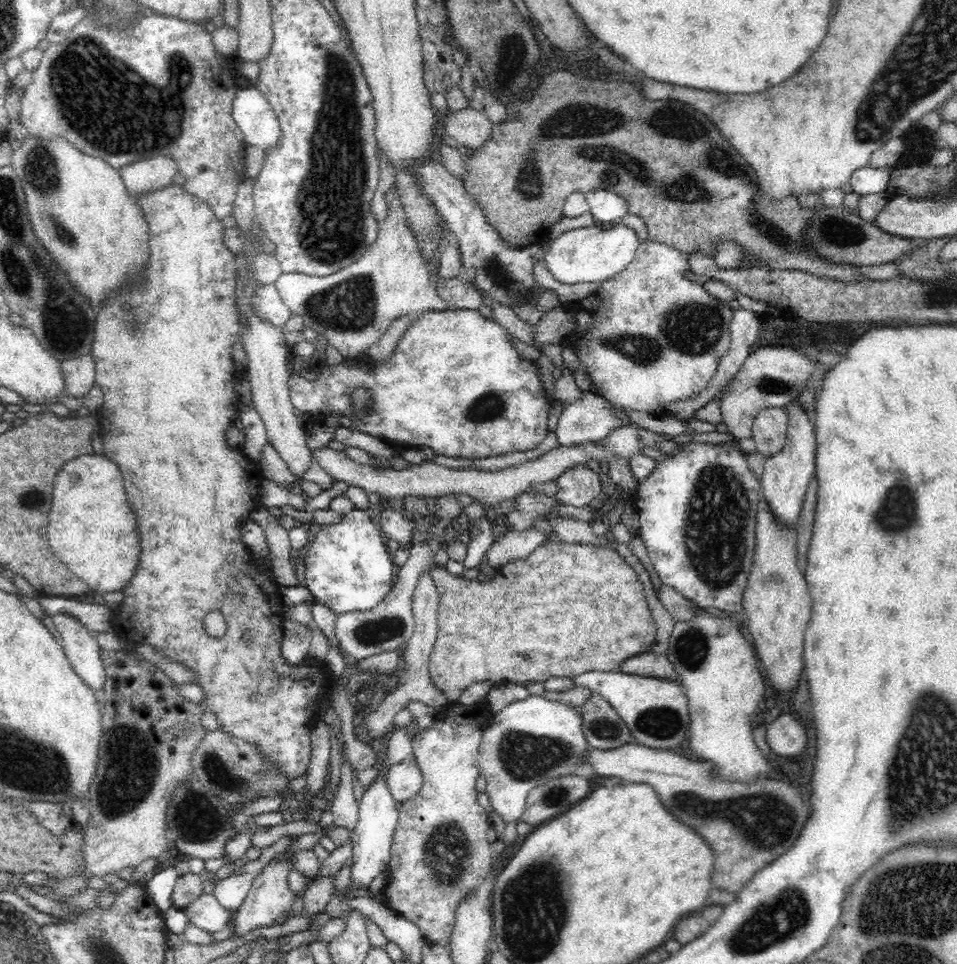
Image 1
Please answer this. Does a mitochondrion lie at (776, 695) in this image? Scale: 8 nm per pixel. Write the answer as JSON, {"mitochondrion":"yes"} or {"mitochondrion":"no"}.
{"mitochondrion":"no"}

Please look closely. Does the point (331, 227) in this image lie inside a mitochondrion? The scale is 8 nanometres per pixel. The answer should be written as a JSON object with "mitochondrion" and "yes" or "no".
{"mitochondrion":"yes"}

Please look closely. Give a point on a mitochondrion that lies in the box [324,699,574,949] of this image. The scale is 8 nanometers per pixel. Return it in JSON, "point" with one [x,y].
{"point":[445,848]}

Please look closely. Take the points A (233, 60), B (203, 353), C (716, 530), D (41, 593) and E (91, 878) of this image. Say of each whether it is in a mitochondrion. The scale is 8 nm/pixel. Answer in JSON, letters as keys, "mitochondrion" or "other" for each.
{"A":"other","B":"other","C":"mitochondrion","D":"other","E":"other"}

